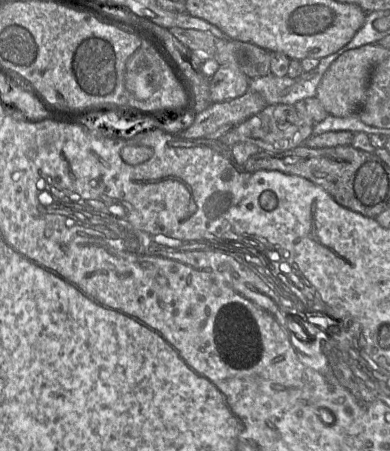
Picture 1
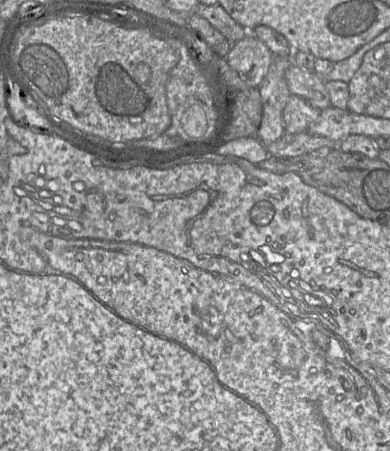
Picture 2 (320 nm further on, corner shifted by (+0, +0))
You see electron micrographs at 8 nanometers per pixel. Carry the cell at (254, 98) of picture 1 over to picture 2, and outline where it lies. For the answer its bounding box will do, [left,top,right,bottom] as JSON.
[283,94,320,133]

